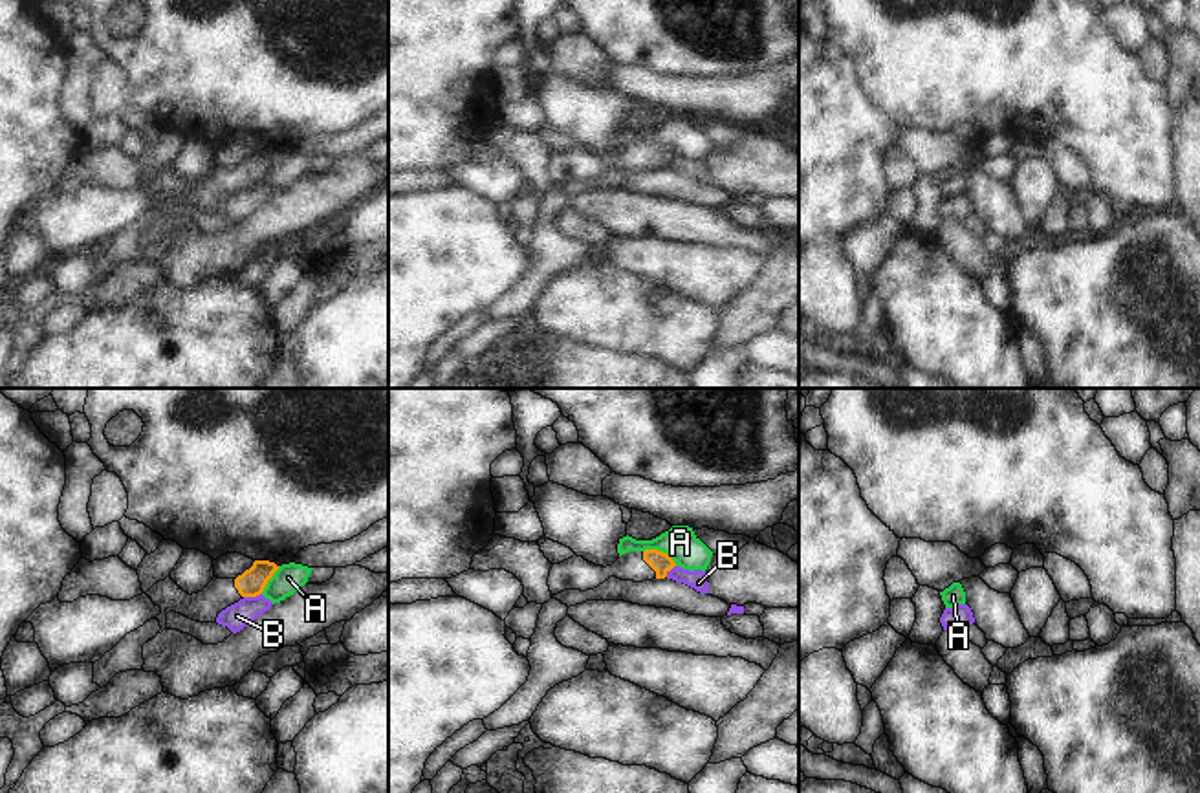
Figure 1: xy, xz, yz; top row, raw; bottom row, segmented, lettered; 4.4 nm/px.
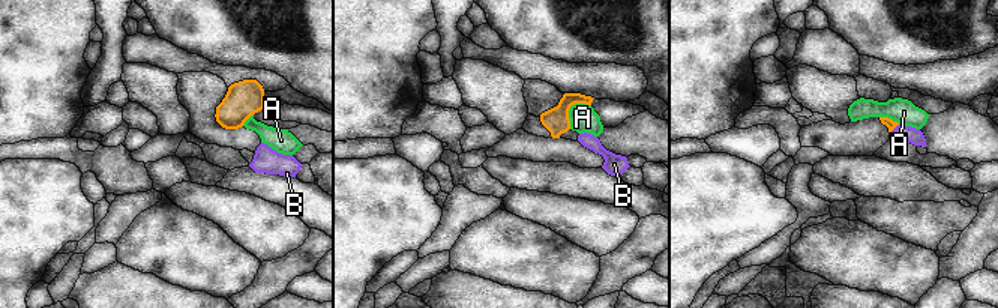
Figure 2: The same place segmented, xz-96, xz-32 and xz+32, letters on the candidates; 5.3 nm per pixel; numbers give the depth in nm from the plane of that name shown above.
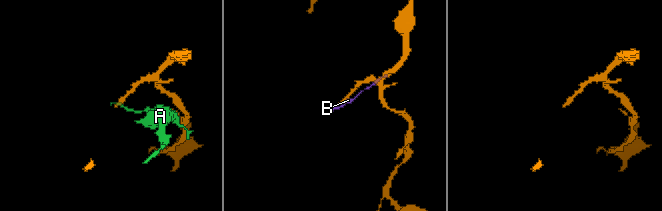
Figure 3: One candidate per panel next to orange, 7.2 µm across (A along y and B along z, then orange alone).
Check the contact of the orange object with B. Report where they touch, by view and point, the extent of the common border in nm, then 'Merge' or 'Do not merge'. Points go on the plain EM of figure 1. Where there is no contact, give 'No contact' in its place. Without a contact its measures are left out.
Touches orange at xy (251, 185). Shared border 80 nm. Do not merge

